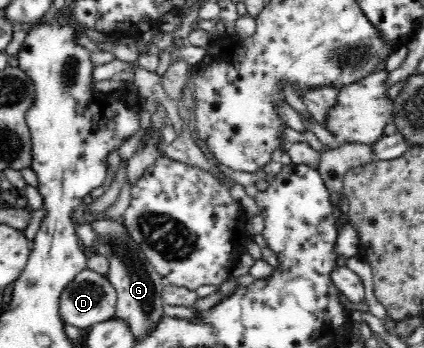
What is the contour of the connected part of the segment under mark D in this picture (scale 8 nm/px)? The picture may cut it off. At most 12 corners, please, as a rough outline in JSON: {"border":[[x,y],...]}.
{"border":[[92,270],[65,285],[64,326],[89,328],[115,318],[113,285]]}

